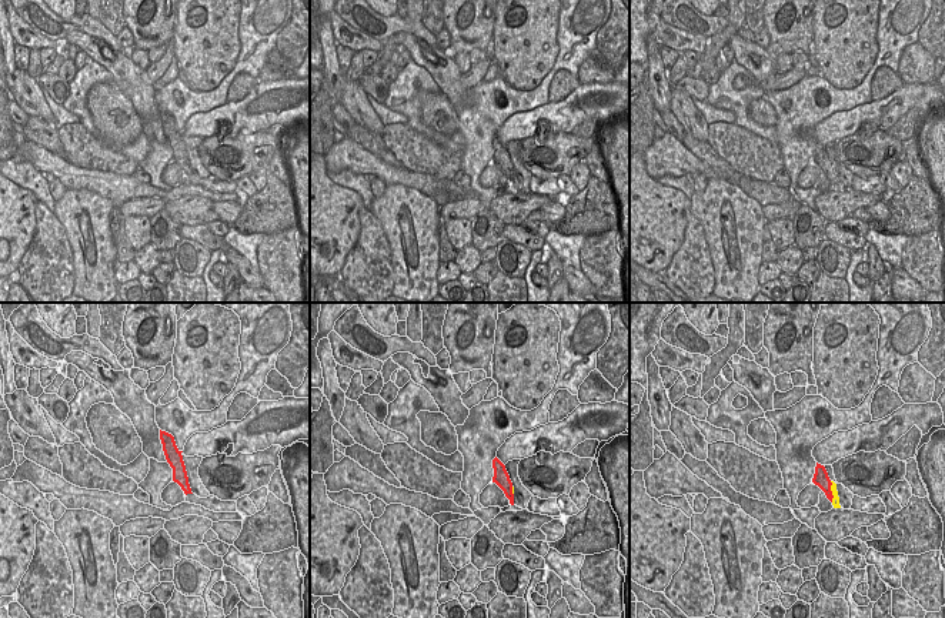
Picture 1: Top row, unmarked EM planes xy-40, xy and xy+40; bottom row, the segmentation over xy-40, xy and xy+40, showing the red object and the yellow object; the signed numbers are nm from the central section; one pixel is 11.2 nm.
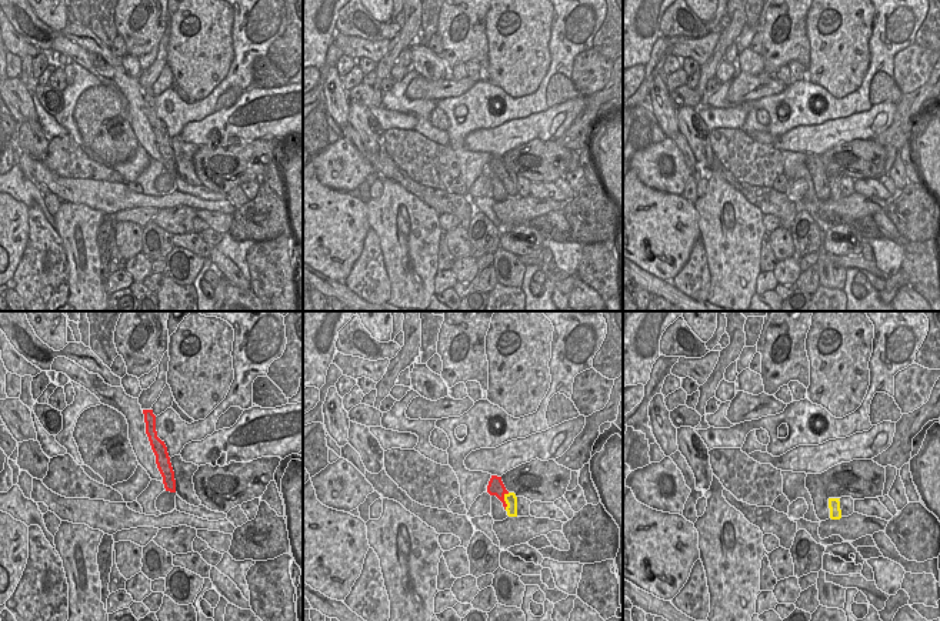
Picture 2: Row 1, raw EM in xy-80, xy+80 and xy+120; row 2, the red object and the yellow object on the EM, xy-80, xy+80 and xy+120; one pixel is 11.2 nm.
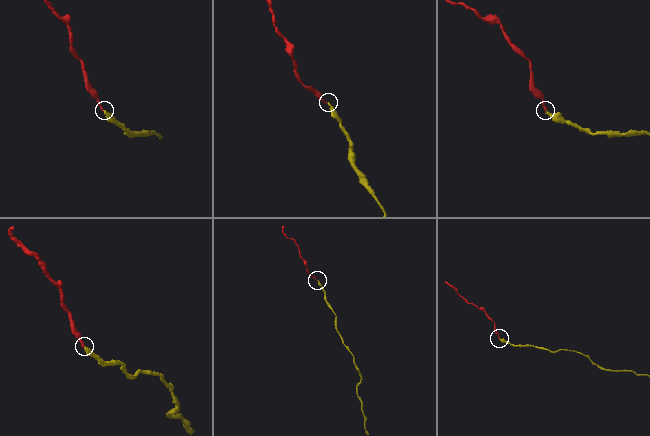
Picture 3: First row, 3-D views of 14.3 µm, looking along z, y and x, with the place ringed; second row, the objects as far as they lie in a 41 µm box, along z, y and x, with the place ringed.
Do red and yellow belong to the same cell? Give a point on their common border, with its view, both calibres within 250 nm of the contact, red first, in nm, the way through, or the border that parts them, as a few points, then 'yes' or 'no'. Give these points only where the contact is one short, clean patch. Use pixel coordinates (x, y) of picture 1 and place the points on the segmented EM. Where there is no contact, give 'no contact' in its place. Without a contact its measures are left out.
contact xy+40 (831, 491); calibres 170 and 100 nm; way xy+40 (821, 478), (831, 491), (835, 501); yes

